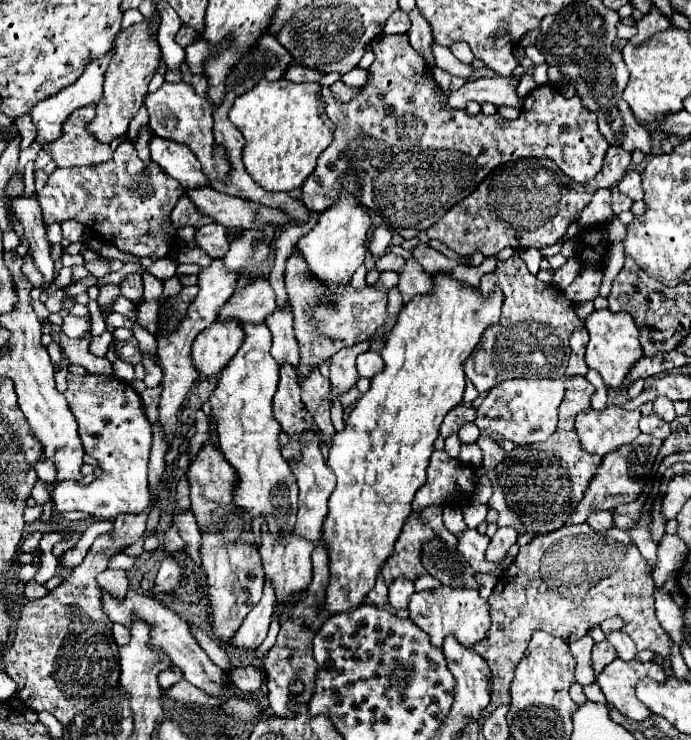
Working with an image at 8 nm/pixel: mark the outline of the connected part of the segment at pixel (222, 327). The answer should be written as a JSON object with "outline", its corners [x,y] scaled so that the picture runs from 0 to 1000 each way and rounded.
{"outline":[[[307,436],[284,455],[278,466],[278,488],[284,501],[295,509],[313,509],[342,480],[350,461],[353,450],[347,436]]]}

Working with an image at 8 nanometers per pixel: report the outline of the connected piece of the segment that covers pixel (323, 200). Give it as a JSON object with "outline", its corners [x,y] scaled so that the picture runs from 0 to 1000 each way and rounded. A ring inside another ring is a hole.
{"outline":[[[553,47],[535,58],[544,80],[535,91],[535,109],[524,118],[521,128],[507,139],[486,139],[475,118],[466,118],[463,128],[469,136],[469,150],[478,164],[486,169],[483,191],[463,207],[460,223],[454,234],[437,250],[434,272],[449,285],[475,282],[489,261],[495,258],[495,239],[504,231],[518,231],[527,247],[524,266],[527,277],[544,285],[564,309],[570,309],[582,323],[605,320],[605,315],[616,315],[631,299],[643,293],[643,288],[677,266],[686,253],[721,223],[753,215],[753,212],[793,212],[802,215],[805,223],[822,236],[828,245],[848,247],[871,231],[877,201],[883,199],[874,182],[865,177],[863,155],[848,150],[836,131],[819,134],[810,120],[784,115],[776,118],[761,134],[753,158],[744,164],[729,161],[724,153],[703,158],[692,153],[689,158],[677,155],[671,147],[654,147],[640,142],[637,126],[631,126],[631,109],[625,107],[625,96],[614,88],[614,80],[596,66],[588,47]]]}

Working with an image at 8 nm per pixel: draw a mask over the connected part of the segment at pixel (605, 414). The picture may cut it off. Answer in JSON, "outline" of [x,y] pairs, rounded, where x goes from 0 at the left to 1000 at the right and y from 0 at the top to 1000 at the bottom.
{"outline":[[[944,545],[929,547],[920,555],[906,555],[903,550],[877,550],[871,555],[848,553],[834,564],[834,585],[839,591],[842,607],[874,618],[877,612],[894,607],[897,601],[915,599],[923,588],[923,569],[944,558]]]}

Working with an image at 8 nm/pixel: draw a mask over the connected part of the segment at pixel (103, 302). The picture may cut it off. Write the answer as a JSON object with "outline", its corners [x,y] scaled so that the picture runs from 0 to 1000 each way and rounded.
{"outline":[[[159,385],[148,388],[148,391],[145,391],[145,399],[142,399],[142,412],[145,412],[145,418],[151,420],[156,412],[162,412],[171,399],[174,399],[171,388],[165,388],[165,393],[159,393]]]}

